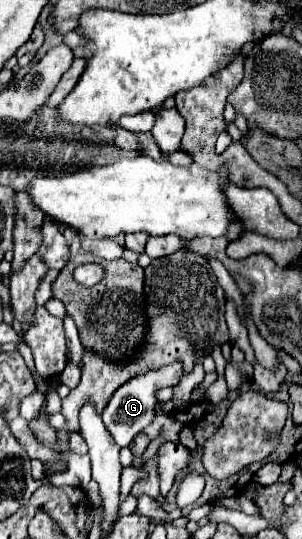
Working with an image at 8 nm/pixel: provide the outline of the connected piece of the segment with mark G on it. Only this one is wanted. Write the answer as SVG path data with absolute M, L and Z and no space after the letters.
M174 361L172 365L166 365L166 367L160 367L160 369L154 369L154 371L148 371L144 375L138 375L134 379L130 379L128 383L124 383L110 399L110 403L106 405L104 409L104 415L102 415L102 421L106 425L106 429L110 431L112 439L116 441L118 447L128 447L132 443L132 439L142 431L146 429L152 419L154 419L154 407L156 407L156 397L154 393L160 389L160 387L174 387L180 377L182 377L182 363L180 361Z

